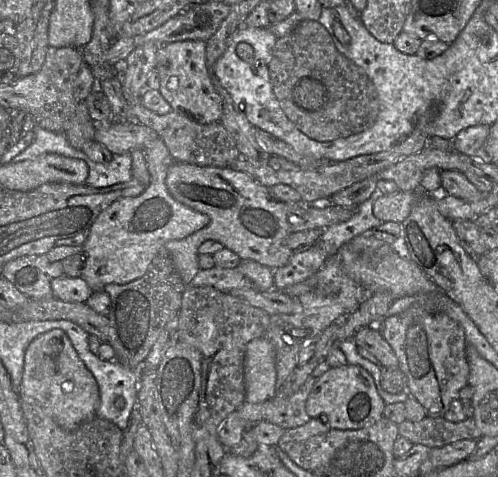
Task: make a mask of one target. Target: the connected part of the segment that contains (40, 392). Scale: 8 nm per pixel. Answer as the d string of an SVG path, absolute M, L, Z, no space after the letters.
M61 329L36 337L27 347L18 395L40 403L54 421L66 431L73 431L91 419L99 405L99 388L93 374L82 362L71 340Z

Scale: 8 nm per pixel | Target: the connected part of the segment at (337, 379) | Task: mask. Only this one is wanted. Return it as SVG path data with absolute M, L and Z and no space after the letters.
M346 364L328 368L316 378L307 398L305 410L311 418L339 430L354 430L370 426L383 414L386 403L379 395L372 375L363 367Z

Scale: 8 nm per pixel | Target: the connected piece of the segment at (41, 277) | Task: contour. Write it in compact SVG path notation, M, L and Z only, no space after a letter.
M47 254L22 256L7 262L1 274L29 299L51 299L51 281L64 275L61 261L52 261Z

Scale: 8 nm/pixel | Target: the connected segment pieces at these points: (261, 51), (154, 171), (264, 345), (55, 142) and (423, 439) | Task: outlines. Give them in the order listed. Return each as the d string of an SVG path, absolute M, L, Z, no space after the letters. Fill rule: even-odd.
M242 26L240 27L234 34L232 41L230 45L228 46L225 53L216 61L214 64L214 73L221 82L222 86L227 90L227 92L232 97L234 103L237 105L237 107L245 114L248 121L256 128L260 130L264 130L273 136L277 137L278 139L284 141L288 145L290 145L295 152L298 154L305 156L309 159L316 159L316 160L323 160L328 162L342 162L350 160L352 157L349 155L329 155L326 153L329 153L329 150L327 149L333 149L331 147L324 147L323 145L318 144L328 144L324 142L319 142L316 140L313 140L306 136L304 133L302 133L294 123L292 123L285 113L283 112L279 101L277 100L273 86L270 80L269 75L269 63L272 59L273 55L273 49L275 46L276 41L278 40L278 37L270 31L269 28L254 28L254 27L247 27ZM240 43L247 43L250 44L254 49L254 55L252 58L248 59L242 59L237 54L237 46Z
M162 138L145 148L150 184L136 197L121 198L103 210L93 223L82 247L86 263L81 273L93 292L110 283L126 284L143 276L159 250L170 240L183 239L204 228L210 218L178 202L166 186L166 173L174 162Z
M264 337L250 341L245 350L246 401L260 403L276 393L275 349Z
M36 127L33 142L23 152L15 156L10 163L34 159L46 154L58 154L68 158L90 160L82 150L75 149L69 144L66 132L53 132Z
M426 416L418 422L407 419L398 424L399 436L412 444L438 448L460 440L478 440L482 434L472 418L451 422L443 417Z

